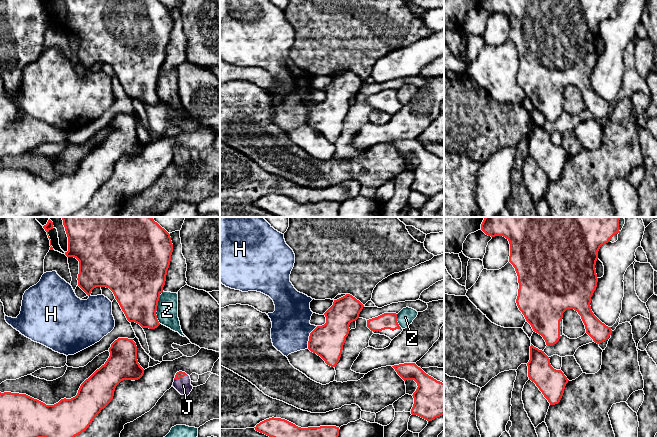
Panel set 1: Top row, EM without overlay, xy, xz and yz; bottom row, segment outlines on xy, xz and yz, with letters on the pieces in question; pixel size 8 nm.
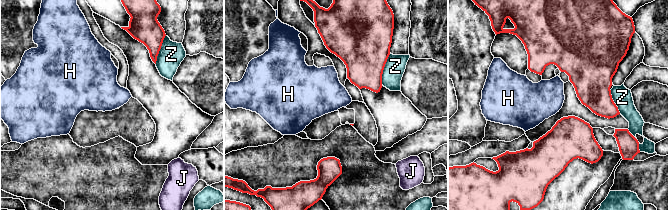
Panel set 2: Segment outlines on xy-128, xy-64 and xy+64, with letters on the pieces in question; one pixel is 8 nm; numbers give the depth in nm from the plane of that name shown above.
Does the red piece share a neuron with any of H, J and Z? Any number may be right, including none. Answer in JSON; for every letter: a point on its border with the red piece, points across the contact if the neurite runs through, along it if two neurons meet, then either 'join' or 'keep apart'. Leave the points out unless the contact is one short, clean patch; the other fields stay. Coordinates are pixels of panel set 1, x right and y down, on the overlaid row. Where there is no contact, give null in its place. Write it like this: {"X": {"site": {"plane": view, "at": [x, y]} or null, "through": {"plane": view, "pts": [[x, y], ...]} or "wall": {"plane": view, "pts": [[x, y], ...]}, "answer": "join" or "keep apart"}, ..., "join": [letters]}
{"H": {"site": {"plane": "xz", "at": [309, 337]}, "answer": "keep apart"}, "J": {"site": {"plane": "xy", "at": [180, 377]}, "through": {"plane": "xy", "pts": [[180, 374], [180, 377], [183, 385]]}, "answer": "join"}, "Z": {"site": {"plane": "xy", "at": [157, 303]}, "answer": "keep apart"}, "join": ["J"]}

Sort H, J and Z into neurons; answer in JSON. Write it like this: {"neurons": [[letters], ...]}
{"neurons": [["H"], ["J"], ["Z"]]}

